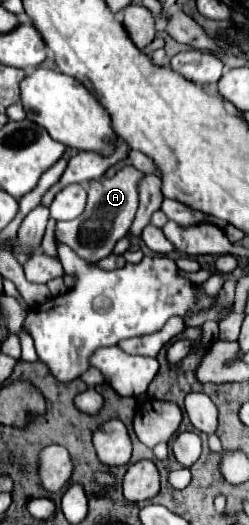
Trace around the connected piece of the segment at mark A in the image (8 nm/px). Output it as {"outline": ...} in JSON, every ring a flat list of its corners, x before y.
{"outline":[[127,165,119,169,113,177,101,177,101,179,89,181,89,199,83,215,79,215,73,221,57,223,55,237,67,243,87,263,97,263,103,257,111,255,117,239,125,237,133,223,133,217,137,211,137,183,143,177,145,173]]}

